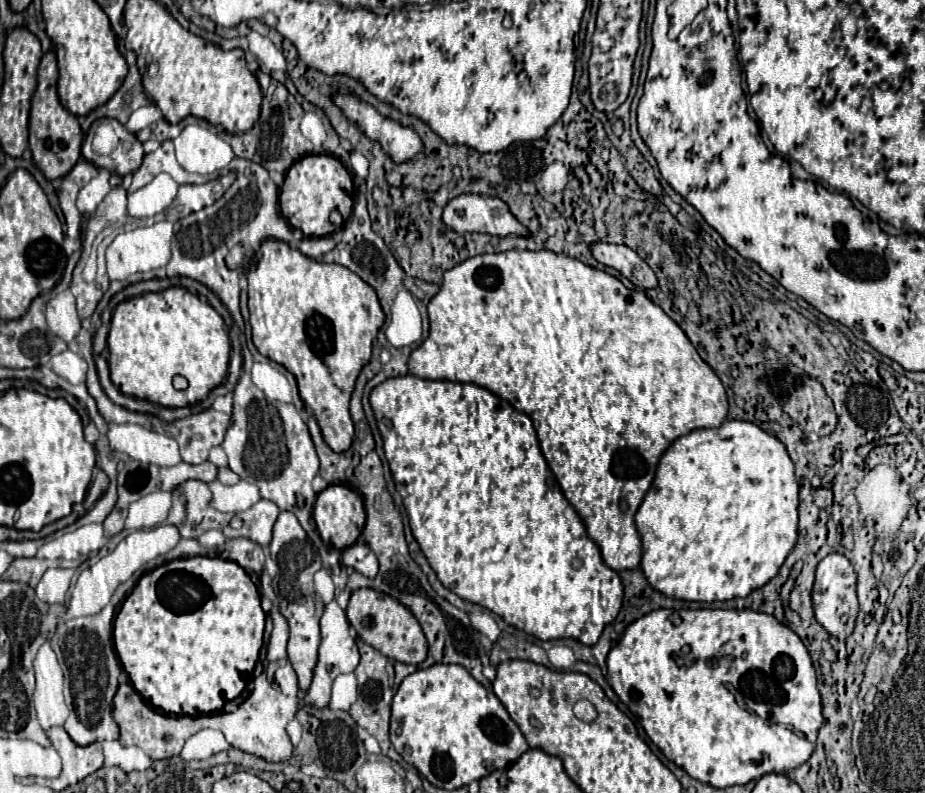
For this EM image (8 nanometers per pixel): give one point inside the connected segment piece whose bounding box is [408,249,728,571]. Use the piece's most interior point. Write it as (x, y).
(609, 380)

